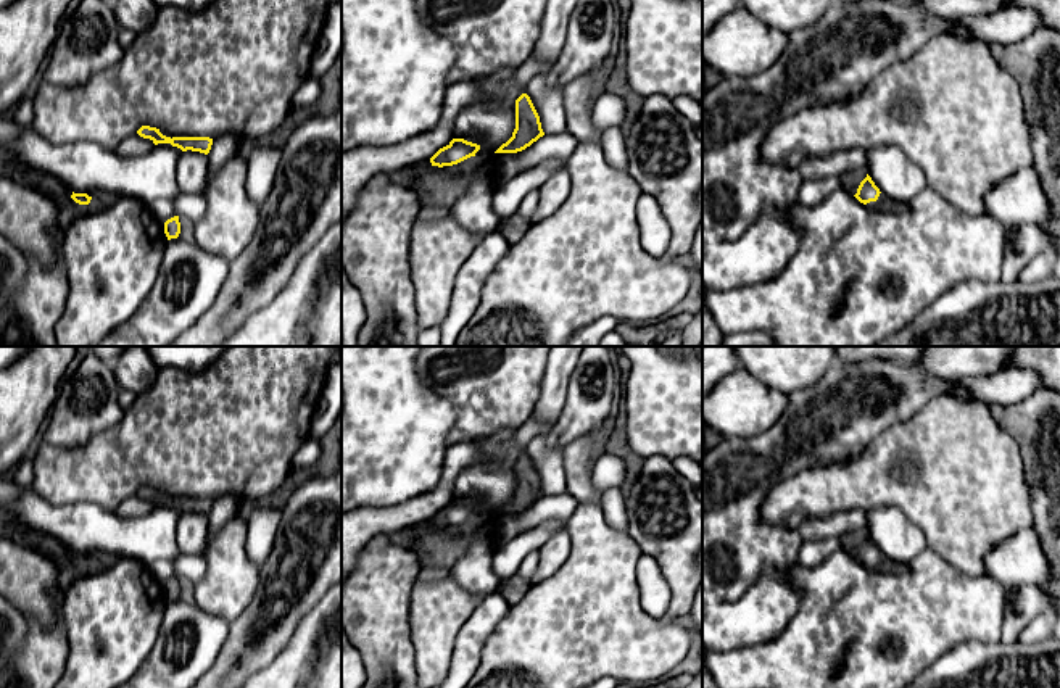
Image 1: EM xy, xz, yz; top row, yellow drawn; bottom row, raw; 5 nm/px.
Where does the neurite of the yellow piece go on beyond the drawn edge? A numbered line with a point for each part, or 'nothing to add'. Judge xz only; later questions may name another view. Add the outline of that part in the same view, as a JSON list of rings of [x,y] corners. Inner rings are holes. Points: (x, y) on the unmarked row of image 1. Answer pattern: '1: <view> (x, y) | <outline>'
1: xz (408, 537) | [[[470,517],[458,525],[453,525],[453,527],[443,527],[443,528],[438,528],[438,527],[433,527],[430,524],[430,519],[420,522],[420,524],[416,524],[412,527],[408,527],[401,532],[396,532],[396,533],[391,533],[388,535],[391,541],[404,546],[404,548],[409,548],[409,549],[414,549],[417,541],[429,535],[429,533],[433,533],[433,532],[448,532],[448,533],[470,533],[474,532],[477,527],[480,525],[480,520],[475,519],[475,517]]]

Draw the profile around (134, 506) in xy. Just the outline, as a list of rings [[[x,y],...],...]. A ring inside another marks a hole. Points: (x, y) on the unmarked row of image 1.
[[[139,495],[127,498],[119,504],[116,514],[119,517],[142,517],[155,508],[153,501],[143,499]]]

